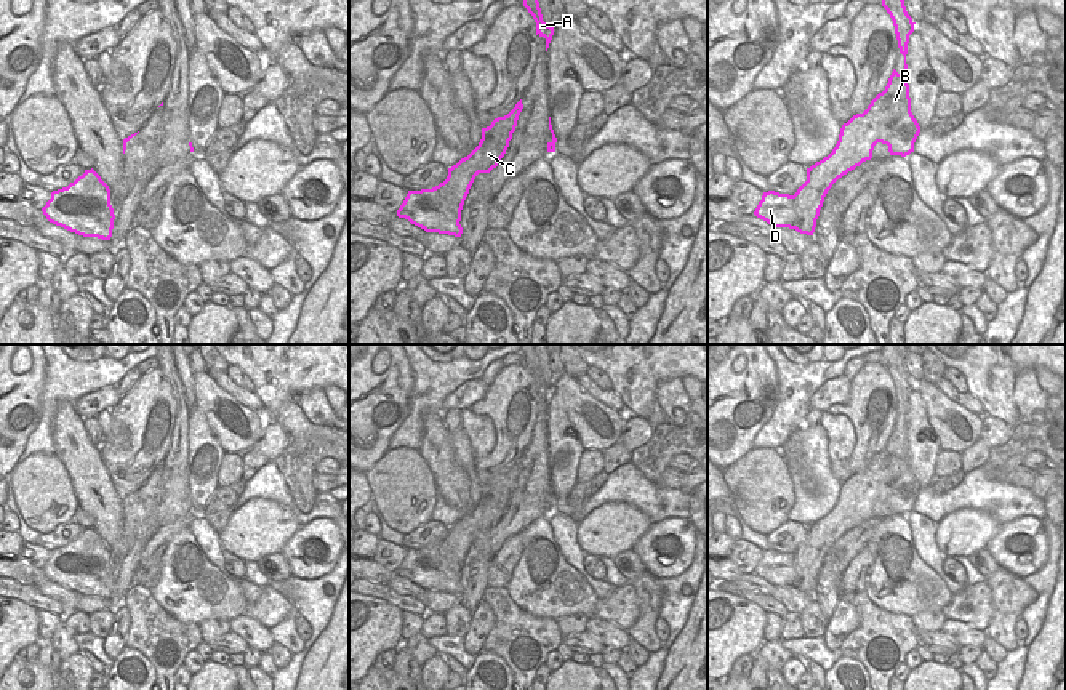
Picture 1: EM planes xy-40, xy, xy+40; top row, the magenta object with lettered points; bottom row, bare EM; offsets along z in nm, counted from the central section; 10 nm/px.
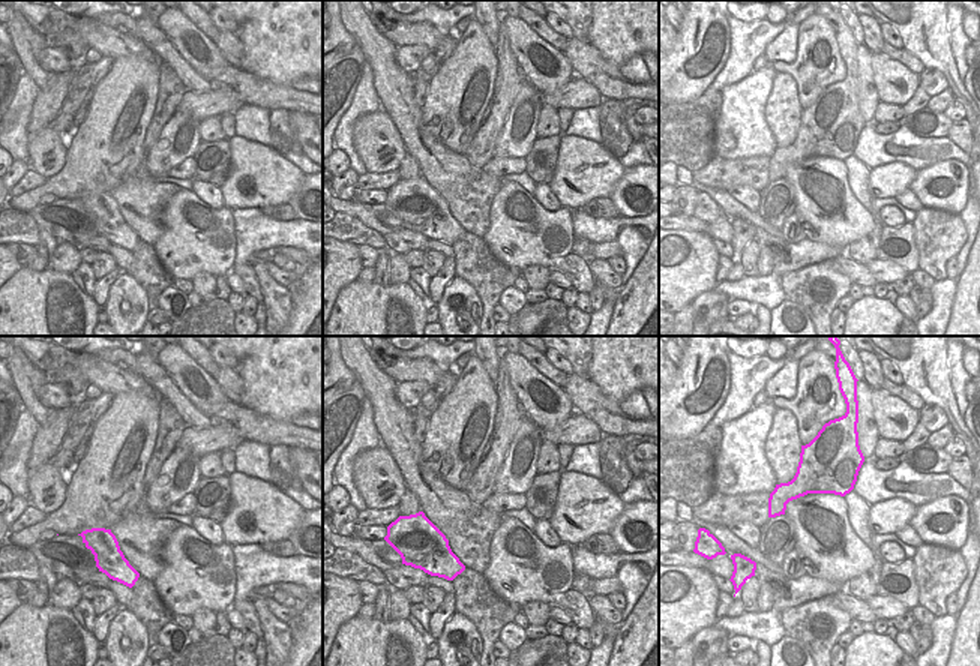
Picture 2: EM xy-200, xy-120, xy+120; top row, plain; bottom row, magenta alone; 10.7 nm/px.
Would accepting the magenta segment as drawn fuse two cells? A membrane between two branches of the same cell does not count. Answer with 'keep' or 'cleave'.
cleave

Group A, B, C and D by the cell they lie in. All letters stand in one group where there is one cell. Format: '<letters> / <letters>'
A B C / D

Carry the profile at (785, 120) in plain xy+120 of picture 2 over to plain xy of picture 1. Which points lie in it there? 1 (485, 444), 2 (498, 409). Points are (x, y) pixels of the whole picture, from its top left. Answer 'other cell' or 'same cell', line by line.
1: same cell
2: other cell

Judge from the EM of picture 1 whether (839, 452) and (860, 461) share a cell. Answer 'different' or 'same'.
different

